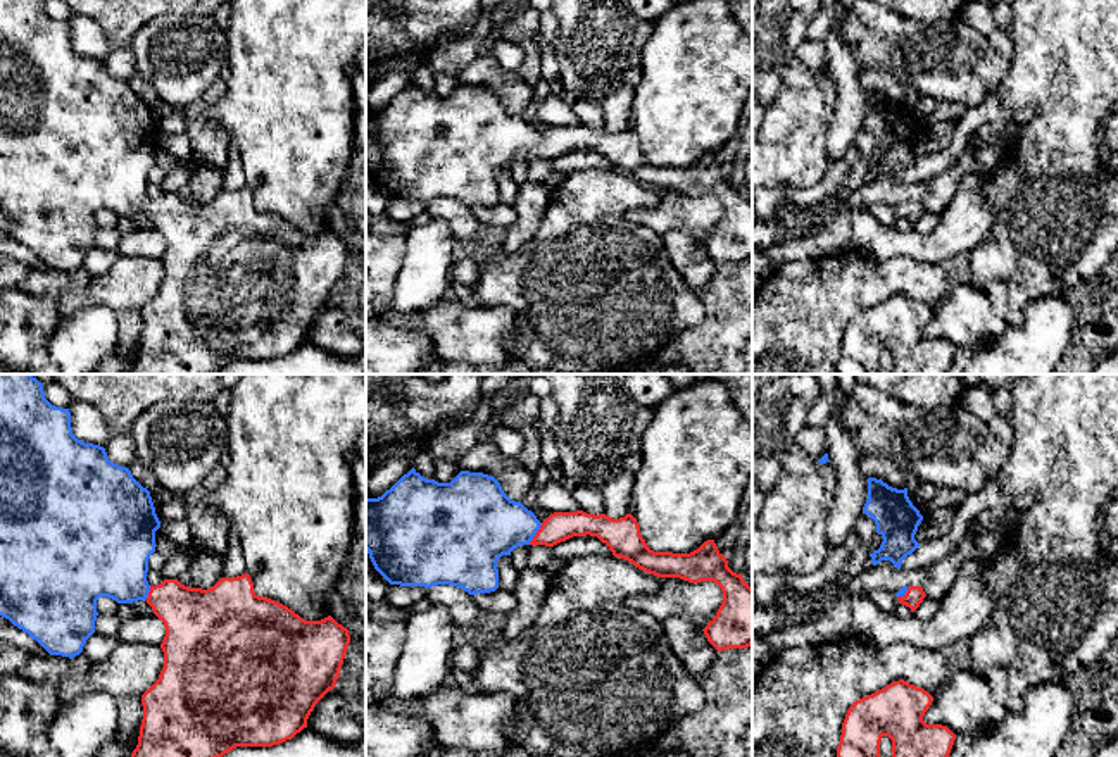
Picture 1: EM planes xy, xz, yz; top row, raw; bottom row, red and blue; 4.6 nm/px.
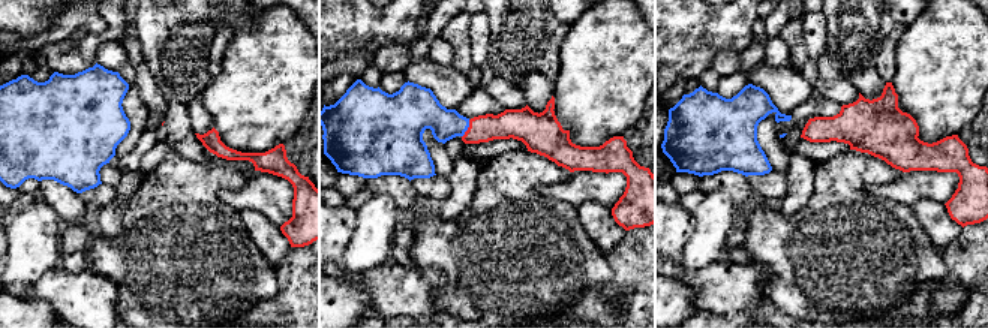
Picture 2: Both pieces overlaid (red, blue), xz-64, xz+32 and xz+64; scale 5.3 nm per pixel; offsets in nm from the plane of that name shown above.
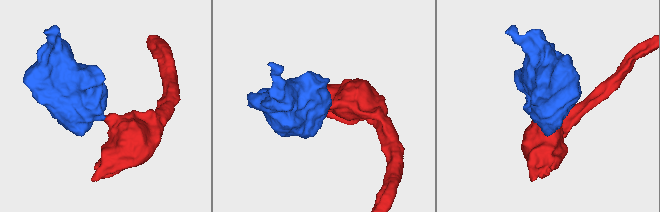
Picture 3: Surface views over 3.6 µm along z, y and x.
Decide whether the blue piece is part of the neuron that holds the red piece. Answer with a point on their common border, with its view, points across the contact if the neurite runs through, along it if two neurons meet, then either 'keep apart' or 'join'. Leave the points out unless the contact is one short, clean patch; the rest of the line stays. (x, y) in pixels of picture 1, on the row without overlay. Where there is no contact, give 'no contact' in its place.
contact xz (537, 147); way xz (559, 140), (549, 147), (537, 147), (515, 138), (485, 138); join

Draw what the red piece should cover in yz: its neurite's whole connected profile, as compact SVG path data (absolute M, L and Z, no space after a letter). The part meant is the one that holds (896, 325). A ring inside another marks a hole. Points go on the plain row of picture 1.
M904 293L894 295L885 302L856 314L842 336L840 357L837 360L838 374L947 374L956 348L942 338L926 338L925 326L933 310L909 298ZM883 350L892 353L892 369L880 371L880 355Z

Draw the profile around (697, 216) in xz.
M661 191L657 205L635 209L626 219L661 236L666 231L681 231L704 243L721 216L723 205L714 195L688 197L680 191Z

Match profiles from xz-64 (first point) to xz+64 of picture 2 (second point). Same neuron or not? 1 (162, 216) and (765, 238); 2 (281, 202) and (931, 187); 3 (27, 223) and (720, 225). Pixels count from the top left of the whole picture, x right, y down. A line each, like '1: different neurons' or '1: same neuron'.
1: same neuron
2: same neuron
3: same neuron

